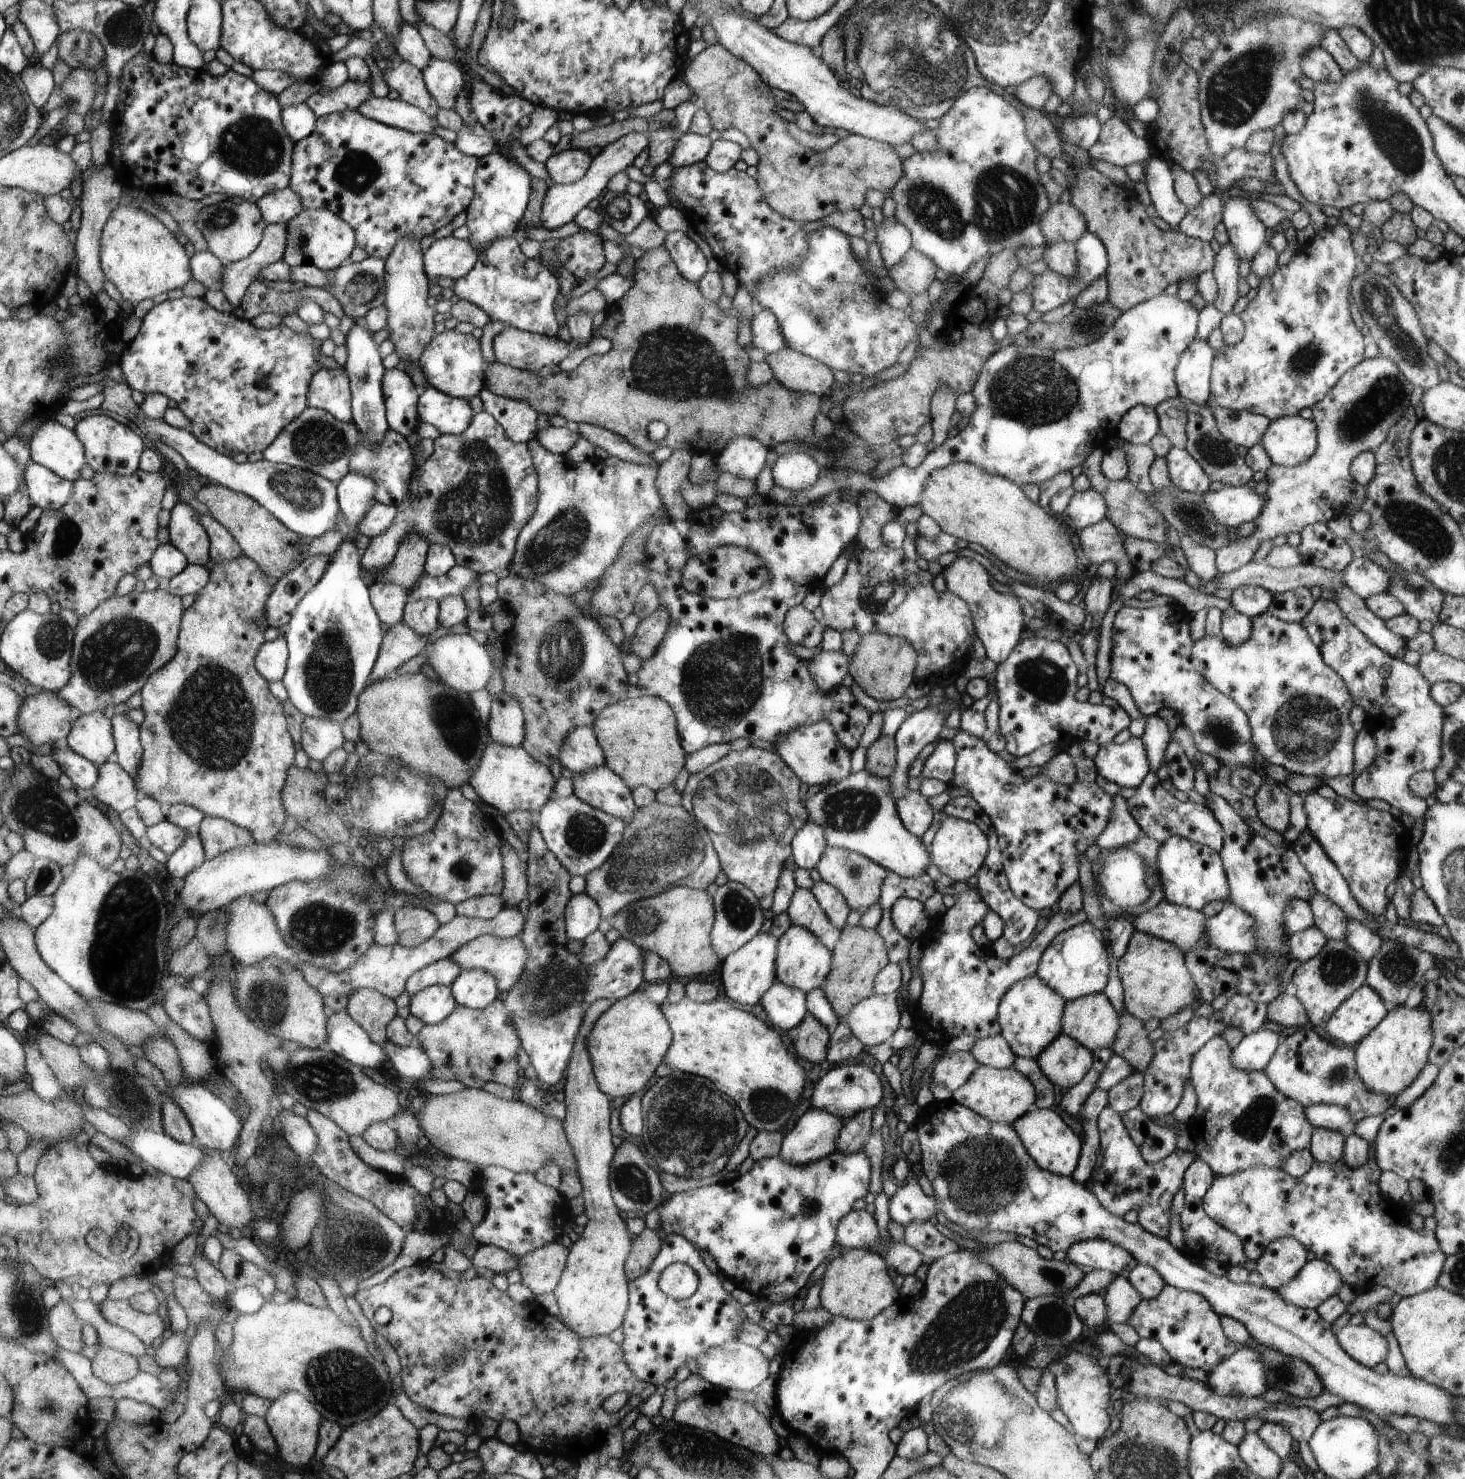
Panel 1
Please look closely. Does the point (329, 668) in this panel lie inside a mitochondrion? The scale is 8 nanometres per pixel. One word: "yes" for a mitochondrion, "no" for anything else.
yes

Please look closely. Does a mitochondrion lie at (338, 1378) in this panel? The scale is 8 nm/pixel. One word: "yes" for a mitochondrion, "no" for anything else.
yes

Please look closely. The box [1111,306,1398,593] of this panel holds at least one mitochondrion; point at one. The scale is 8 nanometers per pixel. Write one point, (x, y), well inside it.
(1190, 514)

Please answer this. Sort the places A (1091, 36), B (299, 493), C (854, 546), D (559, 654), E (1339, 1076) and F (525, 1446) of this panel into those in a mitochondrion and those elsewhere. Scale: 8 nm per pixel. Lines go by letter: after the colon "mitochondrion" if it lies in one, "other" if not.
A: other
B: mitochondrion
C: other
D: mitochondrion
E: mitochondrion
F: other

